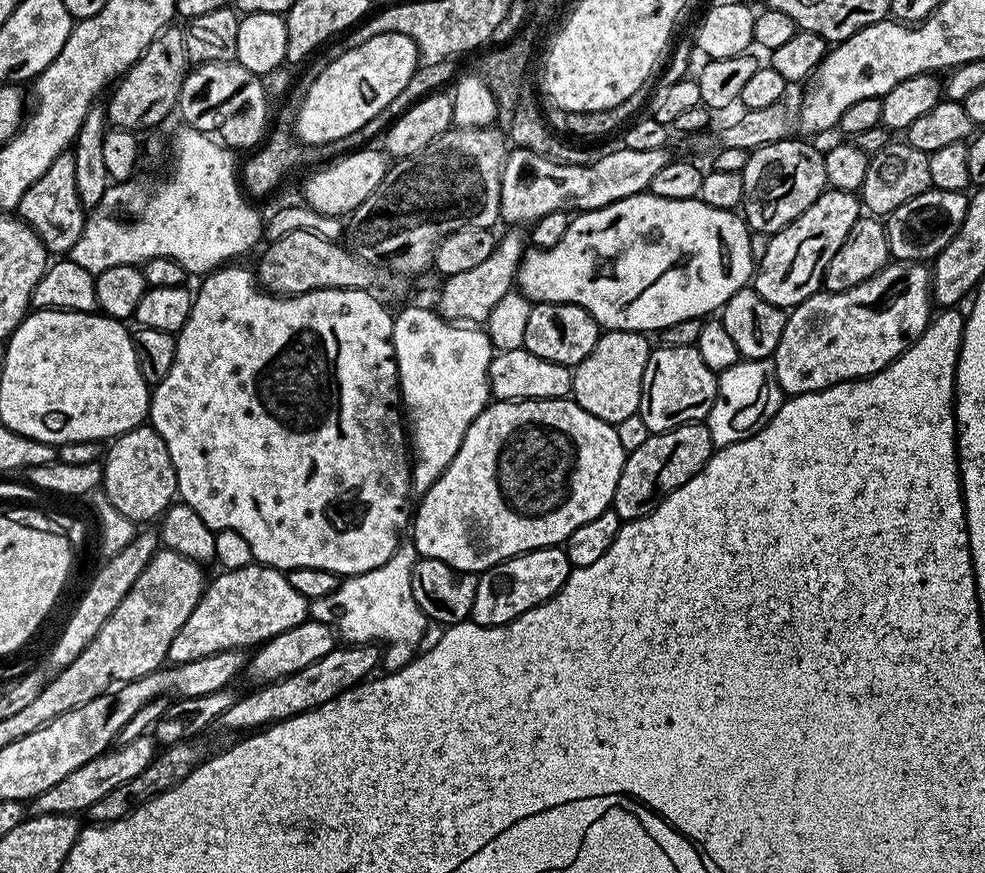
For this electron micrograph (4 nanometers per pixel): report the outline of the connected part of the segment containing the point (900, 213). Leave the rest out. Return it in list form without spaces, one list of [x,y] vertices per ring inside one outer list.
[[[931,187],[910,198],[910,202],[902,202],[902,206],[898,206],[898,210],[894,210],[886,218],[889,257],[892,260],[917,262],[935,260],[939,252],[950,242],[950,238],[958,234],[962,218],[966,218],[969,199],[967,191],[951,192]]]

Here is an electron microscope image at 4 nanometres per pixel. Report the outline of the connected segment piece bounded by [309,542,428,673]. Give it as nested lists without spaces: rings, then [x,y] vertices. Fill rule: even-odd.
[[[402,542],[380,567],[364,571],[360,575],[345,577],[330,594],[309,603],[309,617],[333,627],[337,637],[347,645],[375,643],[383,646],[381,667],[389,672],[402,669],[415,659],[421,640],[428,626],[428,619],[414,600],[413,587],[410,586],[413,566],[419,559],[416,547],[411,542]]]

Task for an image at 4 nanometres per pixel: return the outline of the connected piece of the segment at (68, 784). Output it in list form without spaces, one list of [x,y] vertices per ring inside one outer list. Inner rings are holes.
[[[148,734],[125,744],[117,743],[108,751],[90,758],[90,762],[78,766],[78,770],[70,770],[70,774],[54,782],[50,790],[42,790],[42,794],[30,801],[31,815],[71,816],[87,813],[88,808],[94,806],[94,802],[99,802],[109,790],[115,790],[117,786],[122,786],[122,782],[130,782],[130,778],[142,774],[142,770],[146,770],[146,766],[150,766],[150,762],[156,759],[157,755],[158,745]]]

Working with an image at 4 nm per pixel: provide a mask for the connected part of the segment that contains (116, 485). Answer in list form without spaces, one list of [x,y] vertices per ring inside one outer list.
[[[151,426],[132,428],[115,437],[107,445],[102,467],[102,489],[106,498],[119,514],[132,521],[155,521],[177,499],[176,471],[174,462],[170,462],[170,450],[166,450],[166,442],[162,442]]]

